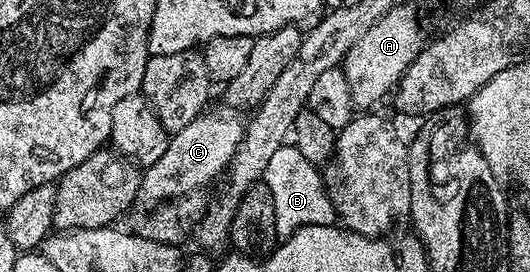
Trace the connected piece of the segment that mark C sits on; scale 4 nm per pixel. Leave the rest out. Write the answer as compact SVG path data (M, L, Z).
M231 104L213 105L199 114L182 132L171 135L166 152L156 163L150 164L140 175L139 205L155 208L162 202L182 198L185 194L203 191L207 182L223 175L231 162L238 144L244 139L245 119L240 119L241 111Z

